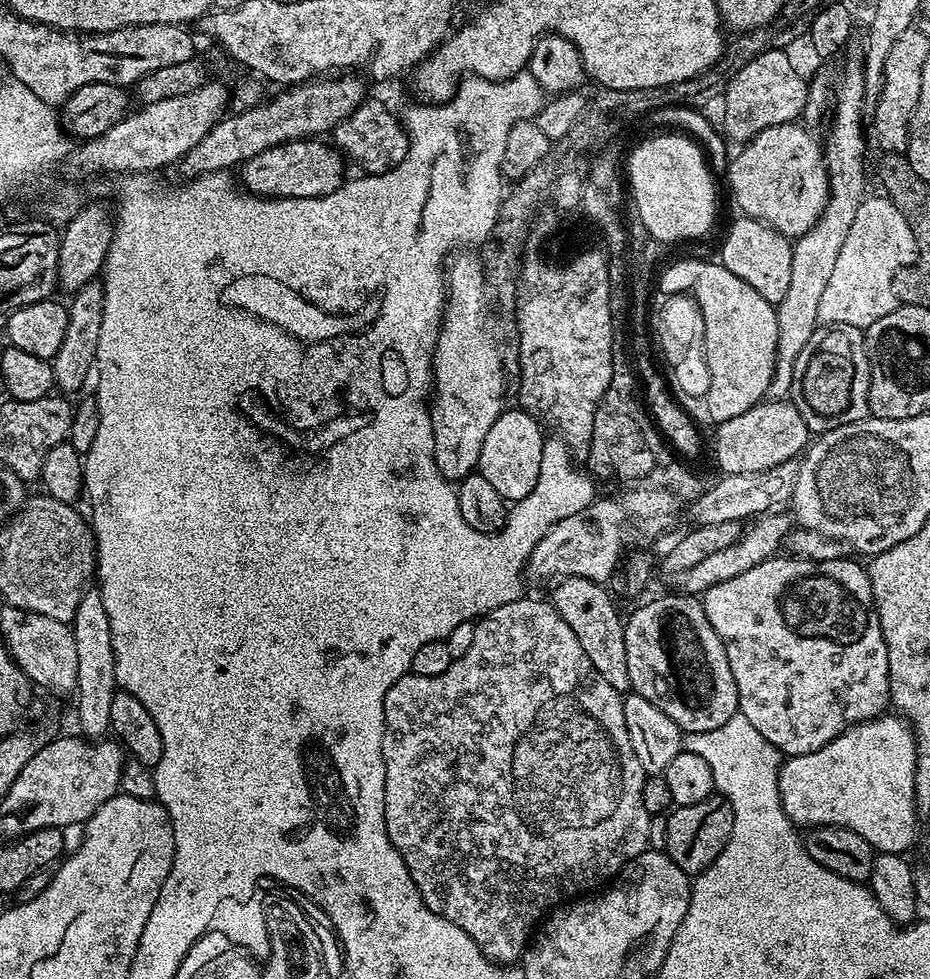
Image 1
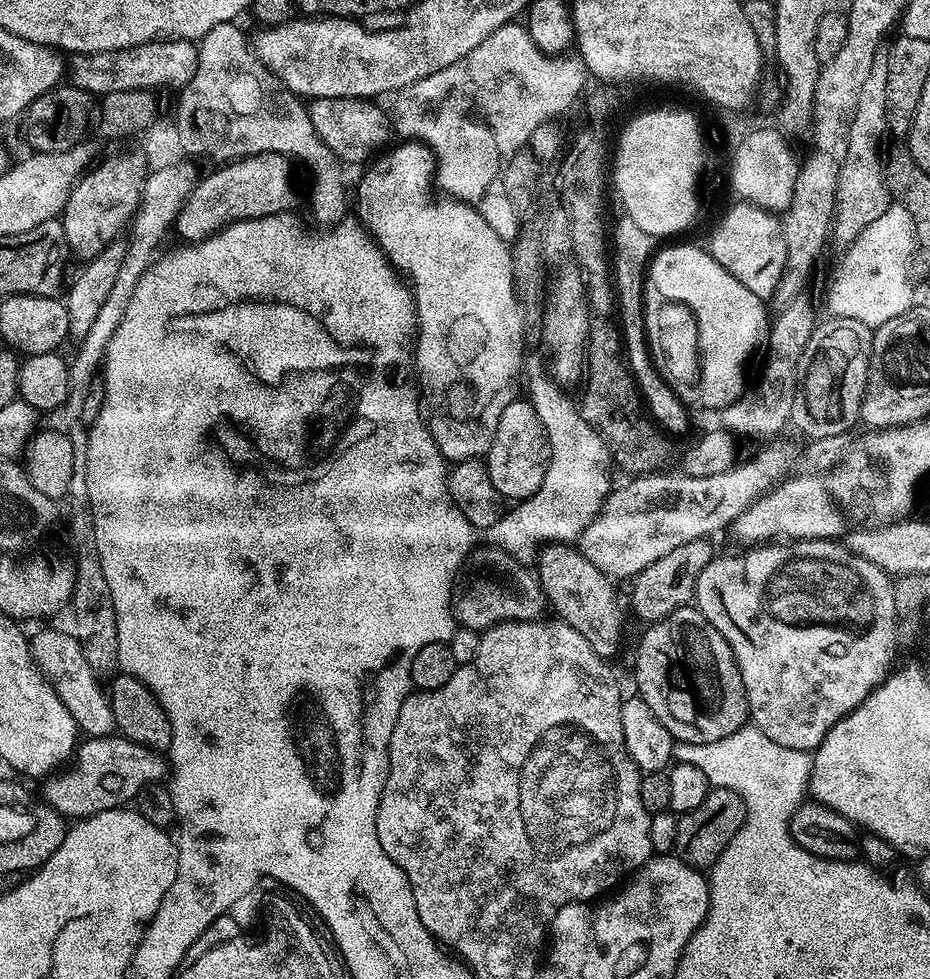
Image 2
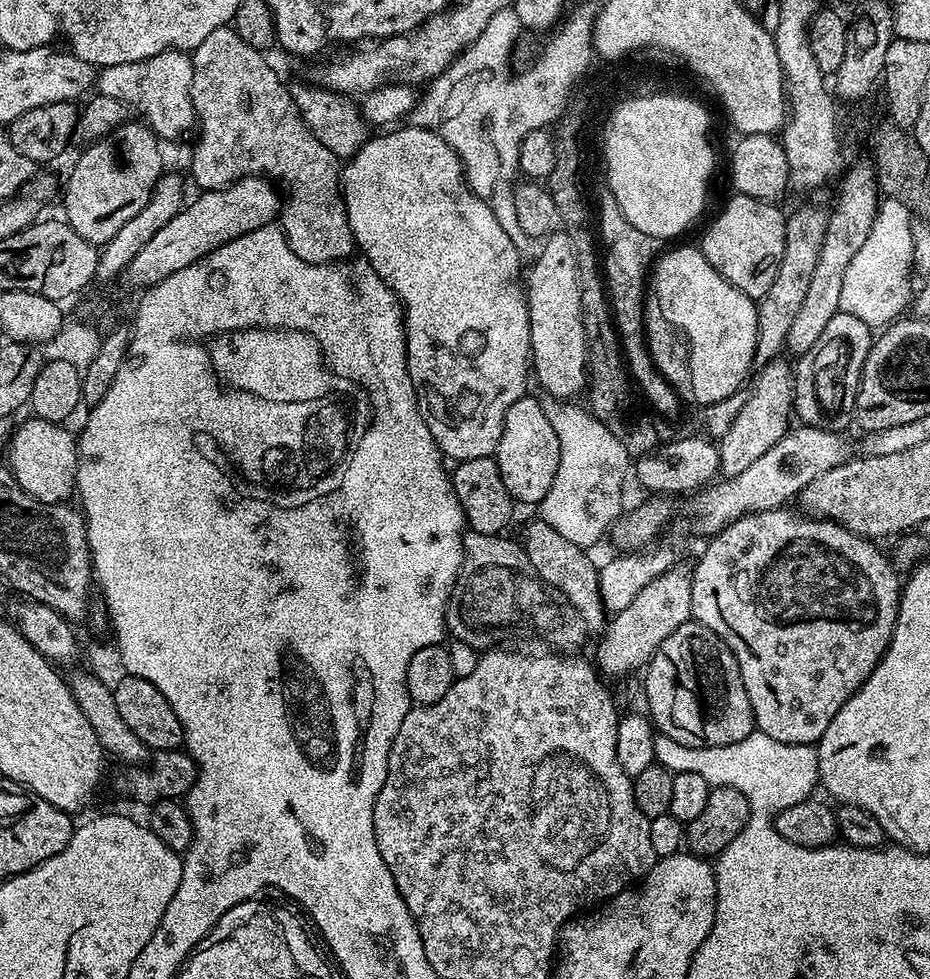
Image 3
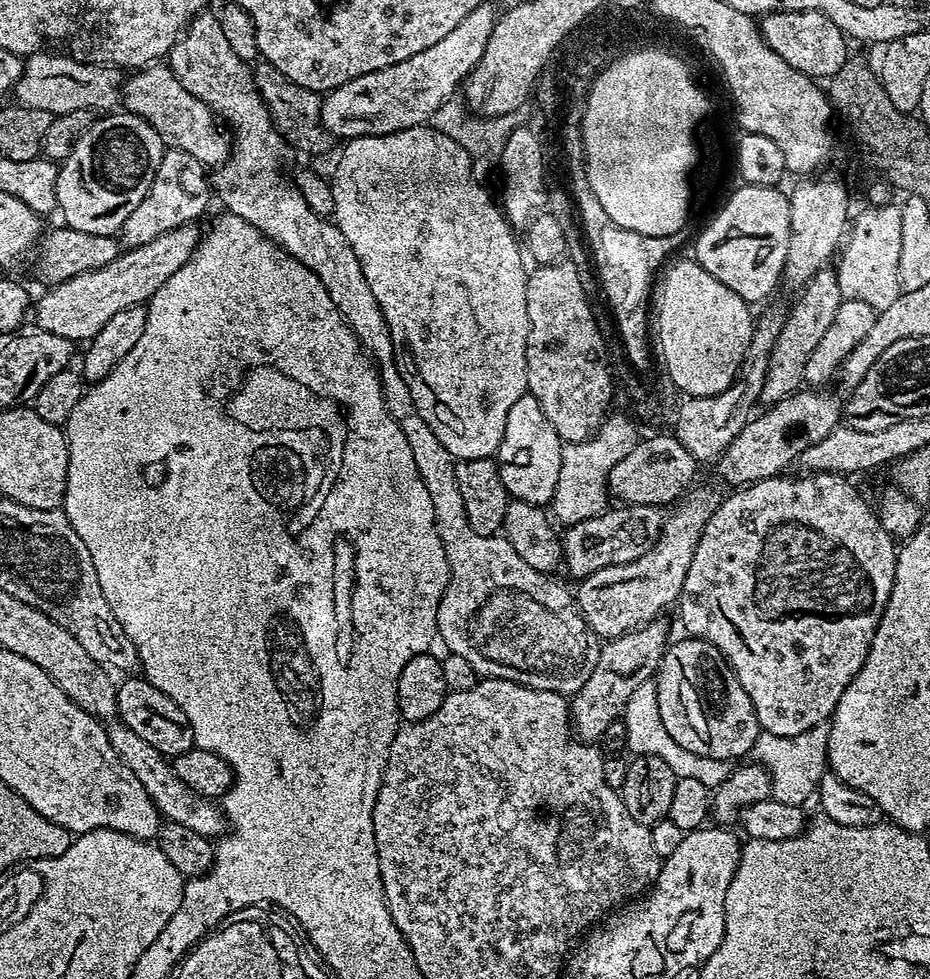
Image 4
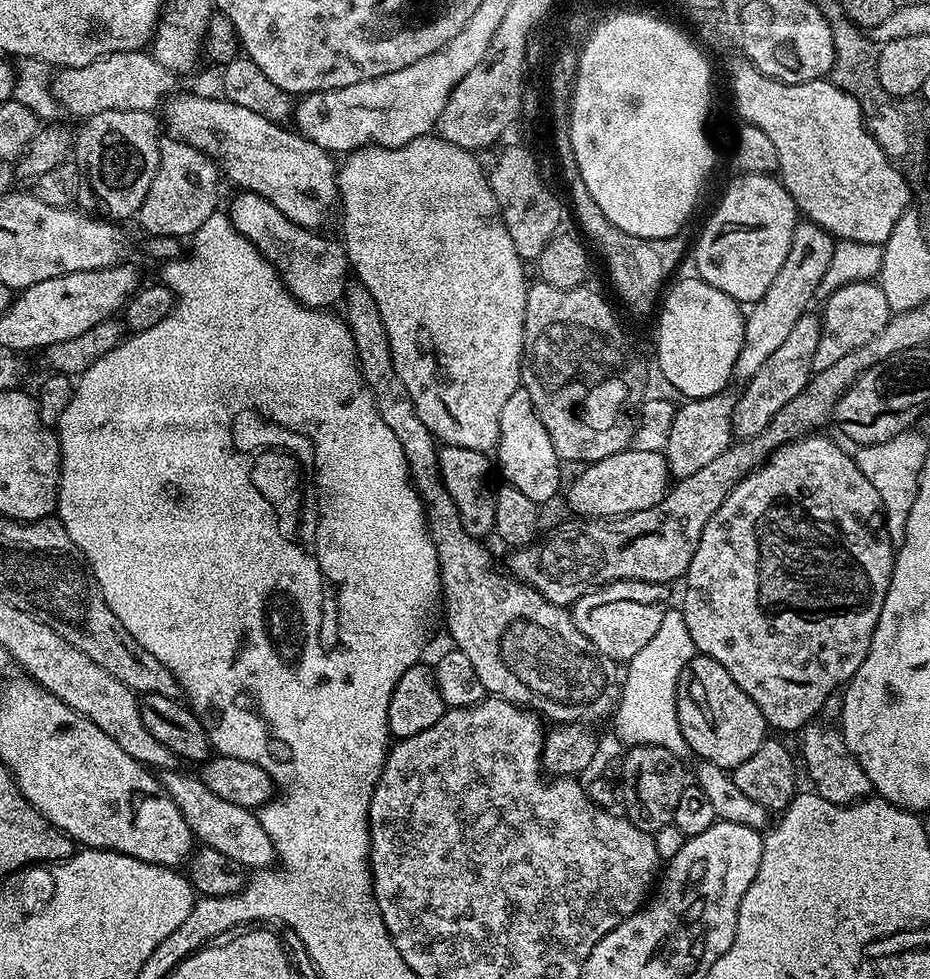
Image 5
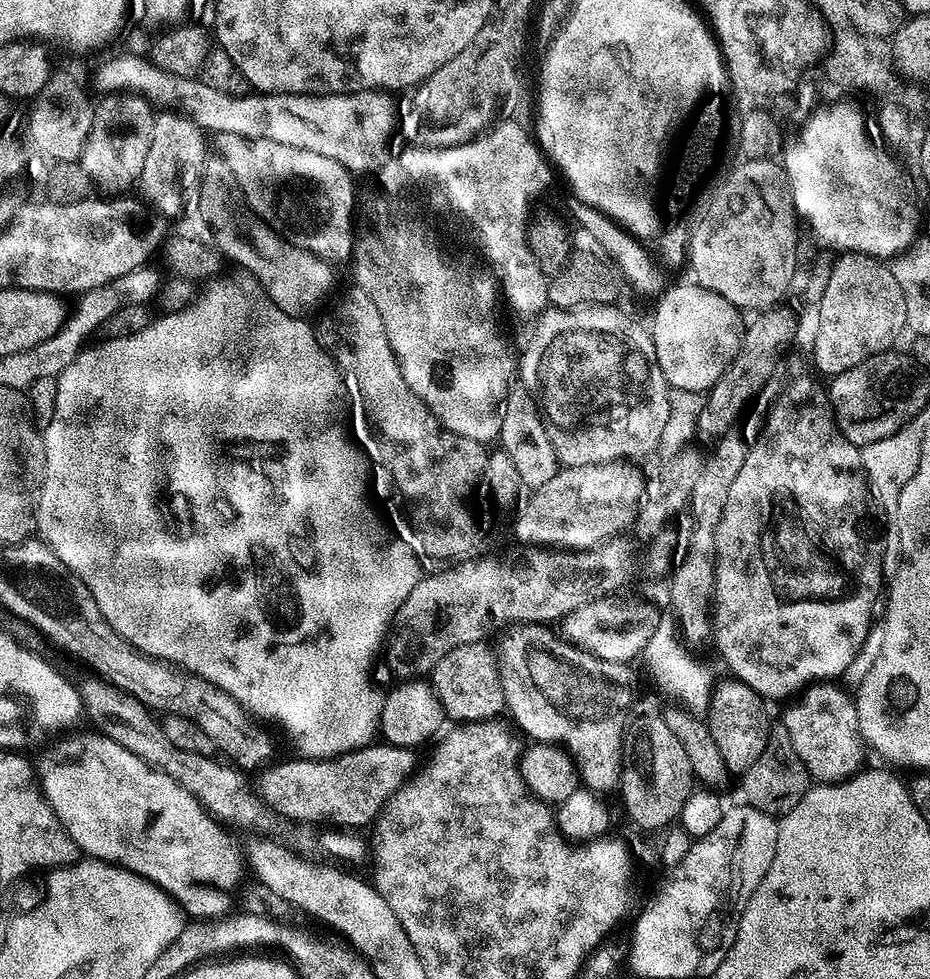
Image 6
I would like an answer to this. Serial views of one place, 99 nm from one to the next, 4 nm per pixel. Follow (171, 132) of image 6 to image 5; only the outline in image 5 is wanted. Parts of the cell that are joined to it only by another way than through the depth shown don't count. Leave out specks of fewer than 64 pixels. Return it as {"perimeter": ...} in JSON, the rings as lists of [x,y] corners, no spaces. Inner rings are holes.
{"perimeter":[[[161,139],[156,177],[154,182],[150,182],[150,190],[146,194],[138,213],[138,221],[140,220],[141,226],[146,230],[144,232],[148,236],[168,235],[177,238],[195,236],[198,226],[202,226],[202,222],[206,222],[206,218],[210,218],[210,214],[217,211],[216,176],[218,177],[218,169],[209,156],[194,150],[194,146],[181,140]]]}

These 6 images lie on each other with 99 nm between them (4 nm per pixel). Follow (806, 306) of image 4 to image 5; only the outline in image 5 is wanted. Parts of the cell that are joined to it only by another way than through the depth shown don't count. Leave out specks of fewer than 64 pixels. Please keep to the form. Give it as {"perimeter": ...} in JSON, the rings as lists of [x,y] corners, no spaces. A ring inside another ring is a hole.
{"perimeter":[[[806,314],[798,318],[798,322],[794,322],[793,329],[786,337],[786,342],[782,342],[778,350],[774,350],[774,354],[766,358],[766,362],[762,362],[758,374],[751,376],[743,385],[744,393],[741,391],[737,395],[732,415],[732,430],[740,440],[749,440],[762,434],[762,430],[770,426],[774,414],[778,414],[778,410],[782,410],[782,406],[786,406],[790,398],[798,398],[798,394],[806,390],[816,368],[814,354],[818,350],[822,323],[819,315],[812,315]]]}

